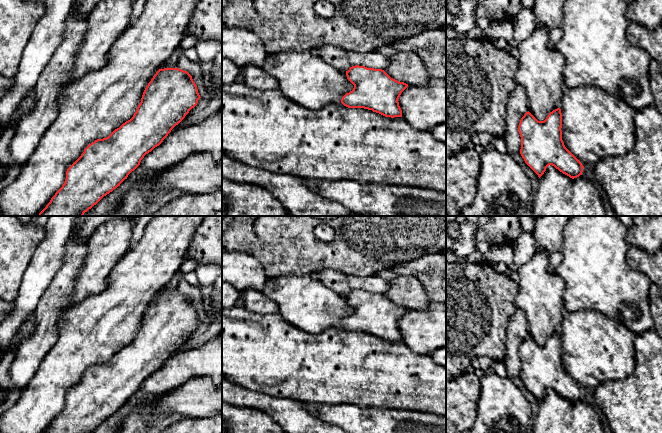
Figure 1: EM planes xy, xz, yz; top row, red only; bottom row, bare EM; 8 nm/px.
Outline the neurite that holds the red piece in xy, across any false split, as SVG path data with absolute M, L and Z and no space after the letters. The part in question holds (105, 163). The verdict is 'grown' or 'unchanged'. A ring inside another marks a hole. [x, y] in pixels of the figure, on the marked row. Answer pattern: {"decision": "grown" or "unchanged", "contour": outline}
{"decision": "unchanged", "contour": "M179 68L159 69L146 86L133 117L108 137L89 144L67 169L62 187L39 216L83 216L134 171L146 154L159 146L200 99L192 76Z"}

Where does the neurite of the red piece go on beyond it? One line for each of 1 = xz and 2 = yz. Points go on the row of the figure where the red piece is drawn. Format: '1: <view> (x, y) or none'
1: none
2: none

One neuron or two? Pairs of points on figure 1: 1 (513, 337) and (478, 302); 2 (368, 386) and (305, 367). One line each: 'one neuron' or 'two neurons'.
1: two neurons
2: one neuron

